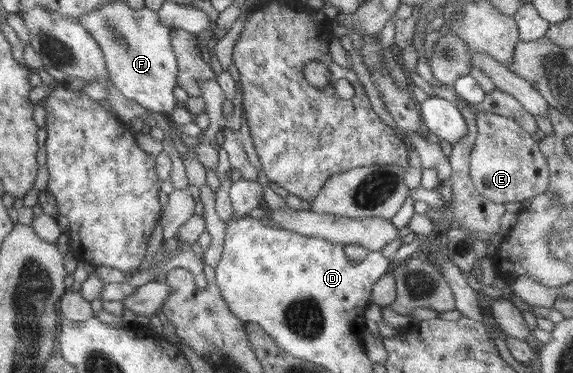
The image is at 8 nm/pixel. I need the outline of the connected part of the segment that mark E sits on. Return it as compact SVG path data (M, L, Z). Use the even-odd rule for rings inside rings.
M475 111L476 141L470 154L470 177L476 191L497 204L524 201L544 193L549 186L548 160L539 145L519 123L512 118Z

